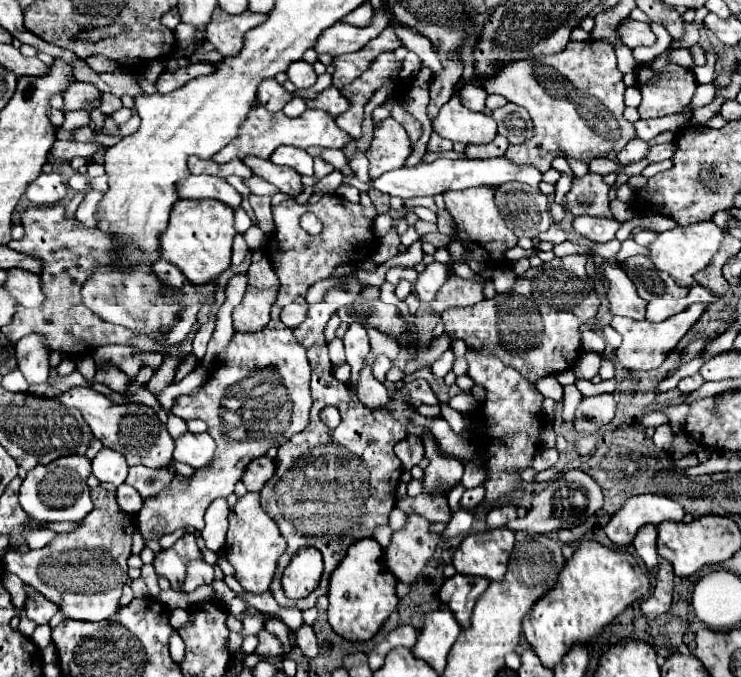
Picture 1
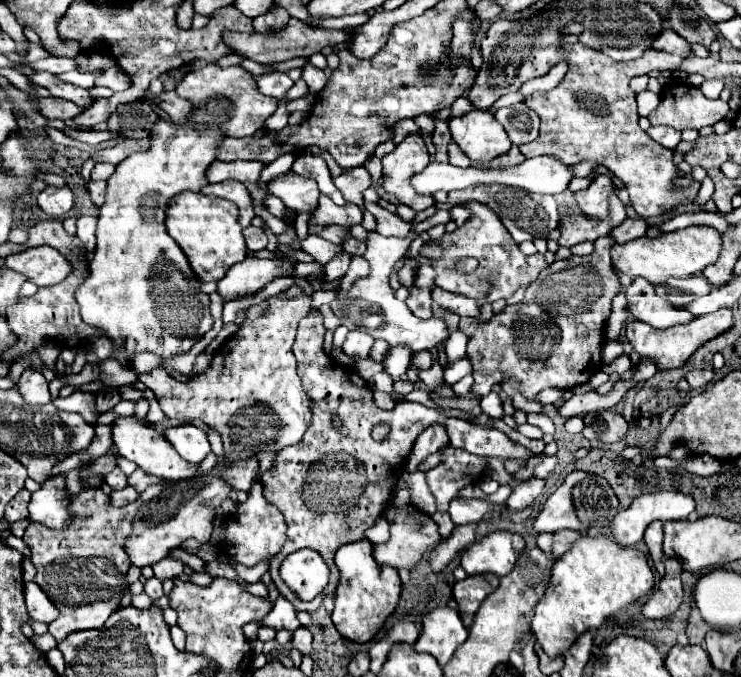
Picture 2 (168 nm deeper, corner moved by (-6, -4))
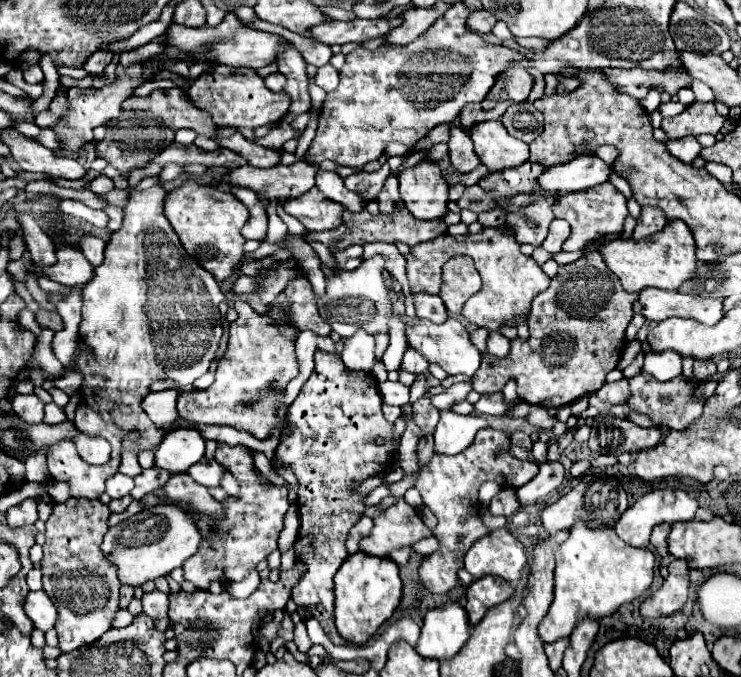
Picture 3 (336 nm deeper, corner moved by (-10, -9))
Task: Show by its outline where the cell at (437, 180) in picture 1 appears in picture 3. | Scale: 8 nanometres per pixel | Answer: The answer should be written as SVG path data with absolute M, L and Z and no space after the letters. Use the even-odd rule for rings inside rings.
M579 156L567 164L555 164L549 166L539 176L539 186L547 192L557 192L559 196L565 196L567 192L579 192L593 188L597 184L609 182L611 174L615 174L615 168L611 164L605 164L599 156Z

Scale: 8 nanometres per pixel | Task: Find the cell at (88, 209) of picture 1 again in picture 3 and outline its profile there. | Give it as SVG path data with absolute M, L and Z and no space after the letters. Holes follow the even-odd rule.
M85 236L81 240L81 252L93 266L99 266L103 262L103 250L105 250L105 242L101 238Z

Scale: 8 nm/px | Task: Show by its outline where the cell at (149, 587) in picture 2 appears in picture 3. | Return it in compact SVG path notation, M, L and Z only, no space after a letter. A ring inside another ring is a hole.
M155 590L151 594L145 594L141 602L143 602L143 612L155 620L155 628L165 632L169 628L169 616L167 616L169 598L163 592Z

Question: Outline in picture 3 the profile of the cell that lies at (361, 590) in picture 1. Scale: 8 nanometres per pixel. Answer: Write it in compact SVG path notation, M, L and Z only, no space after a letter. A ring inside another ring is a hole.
M351 554L335 574L335 626L351 644L365 644L401 602L399 568L389 558Z

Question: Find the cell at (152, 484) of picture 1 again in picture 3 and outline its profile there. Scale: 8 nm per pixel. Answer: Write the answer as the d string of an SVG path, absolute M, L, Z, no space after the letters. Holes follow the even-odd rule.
M153 466L149 470L143 470L139 476L135 476L135 488L131 490L133 500L145 498L153 490L165 486L167 480L169 480L169 474L165 470L161 470L161 468L157 468L157 466Z

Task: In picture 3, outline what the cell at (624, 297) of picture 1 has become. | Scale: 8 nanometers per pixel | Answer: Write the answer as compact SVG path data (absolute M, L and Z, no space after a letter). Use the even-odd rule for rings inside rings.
M647 288L641 290L639 298L633 304L633 310L655 322L681 316L713 326L723 318L723 298L703 298L679 290Z

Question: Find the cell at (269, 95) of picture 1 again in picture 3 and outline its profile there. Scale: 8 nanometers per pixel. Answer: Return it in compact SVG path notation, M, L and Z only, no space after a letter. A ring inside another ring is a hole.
M269 74L269 76L265 76L265 84L267 84L267 88L269 90L273 90L273 92L281 92L283 90L283 86L285 86L285 78L283 78L283 74Z

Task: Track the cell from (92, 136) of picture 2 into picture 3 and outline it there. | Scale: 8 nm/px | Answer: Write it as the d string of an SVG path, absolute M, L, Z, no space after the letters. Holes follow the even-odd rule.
M43 128L43 130L35 136L35 140L37 140L39 144L43 144L45 148L53 150L53 152L59 152L59 150L61 150L61 148L57 146L59 142L55 140L55 134L53 134L53 130L51 130L51 128Z

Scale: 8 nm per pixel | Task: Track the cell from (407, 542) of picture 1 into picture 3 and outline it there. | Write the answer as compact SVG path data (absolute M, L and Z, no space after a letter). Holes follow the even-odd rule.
M397 500L373 520L371 534L359 542L359 548L365 554L387 558L391 550L413 546L427 536L431 536L431 530L421 522L417 510L405 500Z

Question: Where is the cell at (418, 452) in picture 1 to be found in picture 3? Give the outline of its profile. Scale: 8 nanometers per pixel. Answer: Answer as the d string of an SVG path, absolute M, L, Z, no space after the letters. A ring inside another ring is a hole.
M441 412L435 430L435 452L439 454L459 454L465 450L481 428L487 428L483 416L459 416L455 412Z

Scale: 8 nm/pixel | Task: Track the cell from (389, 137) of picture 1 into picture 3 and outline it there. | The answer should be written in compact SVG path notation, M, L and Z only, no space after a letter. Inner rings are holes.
M423 160L399 176L399 192L405 208L419 220L443 218L449 202L449 184L437 164Z

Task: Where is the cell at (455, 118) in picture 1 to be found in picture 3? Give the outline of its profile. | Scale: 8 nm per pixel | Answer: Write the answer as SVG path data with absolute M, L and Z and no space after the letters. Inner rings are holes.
M499 120L475 124L471 128L471 140L479 160L491 172L515 168L529 160L529 146L517 138L511 138Z

